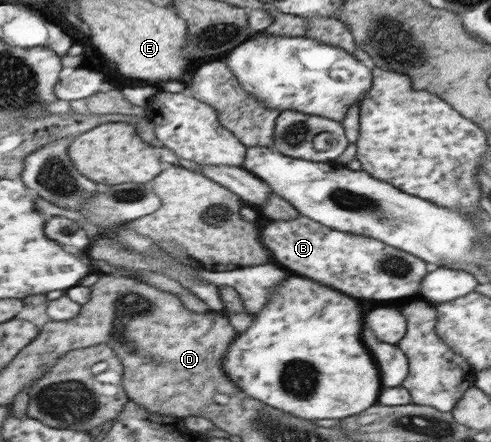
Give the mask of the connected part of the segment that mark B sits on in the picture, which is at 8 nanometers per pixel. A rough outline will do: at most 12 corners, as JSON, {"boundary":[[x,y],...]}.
{"boundary":[[309,217],[269,221],[289,273],[354,299],[418,293],[425,261]]}

